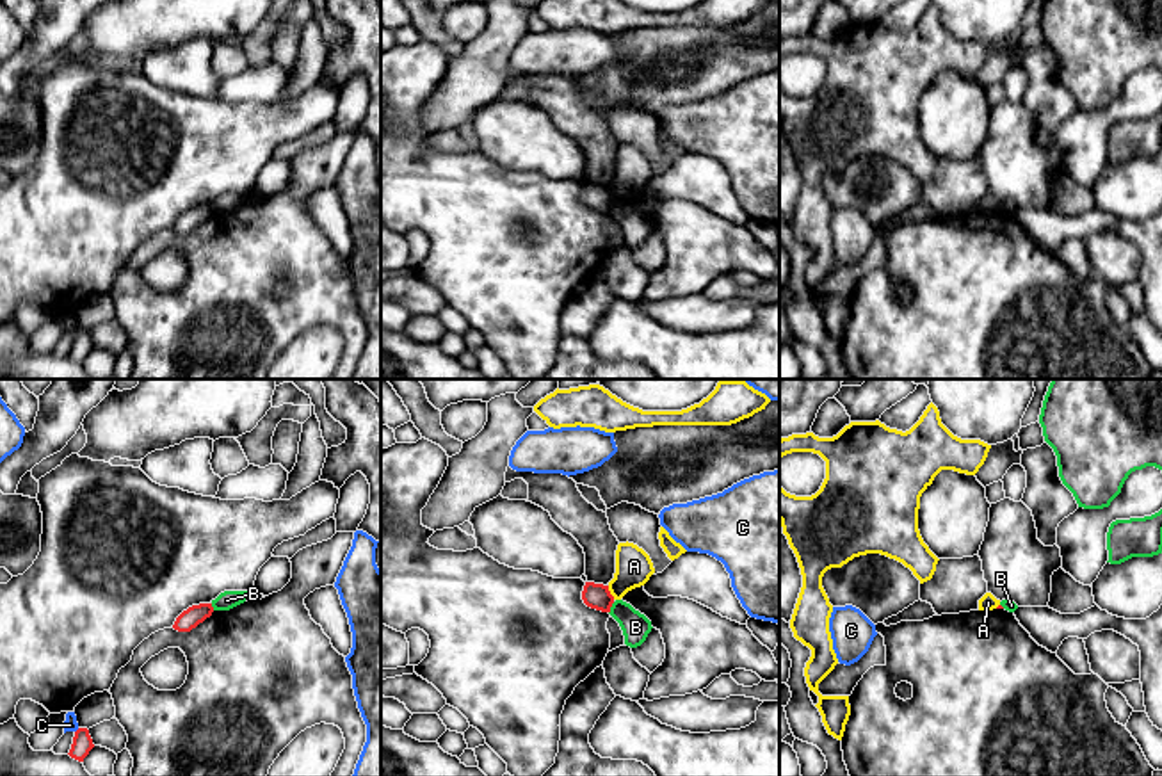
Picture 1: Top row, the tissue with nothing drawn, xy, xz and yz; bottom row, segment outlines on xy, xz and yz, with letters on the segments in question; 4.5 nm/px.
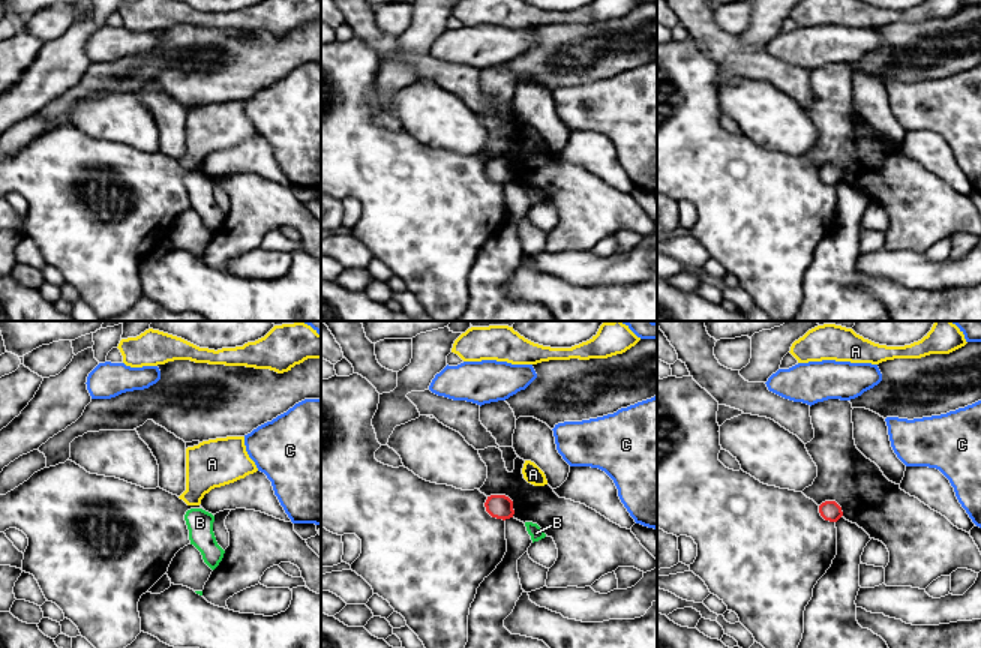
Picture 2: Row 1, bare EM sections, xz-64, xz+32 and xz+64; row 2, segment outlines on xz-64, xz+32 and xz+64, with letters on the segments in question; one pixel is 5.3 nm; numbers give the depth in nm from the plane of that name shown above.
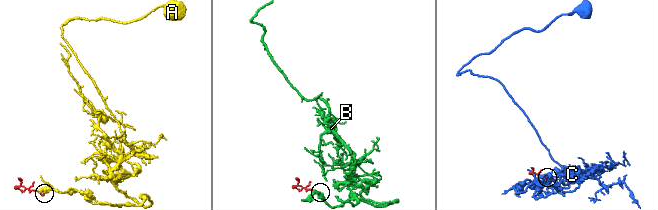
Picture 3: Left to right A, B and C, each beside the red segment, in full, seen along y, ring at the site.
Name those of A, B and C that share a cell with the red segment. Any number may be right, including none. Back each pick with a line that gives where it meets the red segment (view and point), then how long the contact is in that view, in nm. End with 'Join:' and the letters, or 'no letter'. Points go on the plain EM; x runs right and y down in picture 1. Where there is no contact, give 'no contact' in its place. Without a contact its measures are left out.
Join: no letter

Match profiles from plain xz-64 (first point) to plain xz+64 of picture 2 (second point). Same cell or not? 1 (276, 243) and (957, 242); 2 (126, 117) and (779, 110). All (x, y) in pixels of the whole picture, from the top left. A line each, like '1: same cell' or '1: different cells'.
1: different cells
2: same cell

